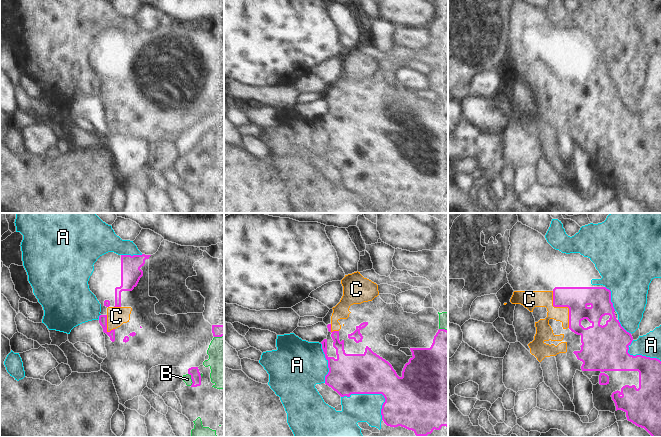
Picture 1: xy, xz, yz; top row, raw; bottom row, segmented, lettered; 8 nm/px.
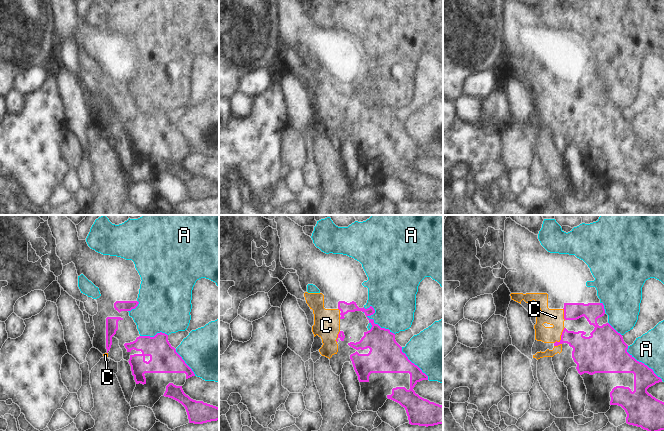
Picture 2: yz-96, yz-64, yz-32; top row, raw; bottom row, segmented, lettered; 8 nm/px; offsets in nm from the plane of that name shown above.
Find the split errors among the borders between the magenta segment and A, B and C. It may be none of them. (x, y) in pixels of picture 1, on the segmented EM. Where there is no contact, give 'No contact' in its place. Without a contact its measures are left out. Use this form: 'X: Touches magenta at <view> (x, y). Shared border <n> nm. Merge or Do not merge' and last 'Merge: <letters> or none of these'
A: Touches magenta at xz (374, 393). Shared border 380 nm. Do not merge
B: Touches magenta at xy (191, 378). Shared border 110 nm. Do not merge
C: Touches magenta at yz (563, 306). Shared border 320 nm. Do not merge
Merge: none of these

